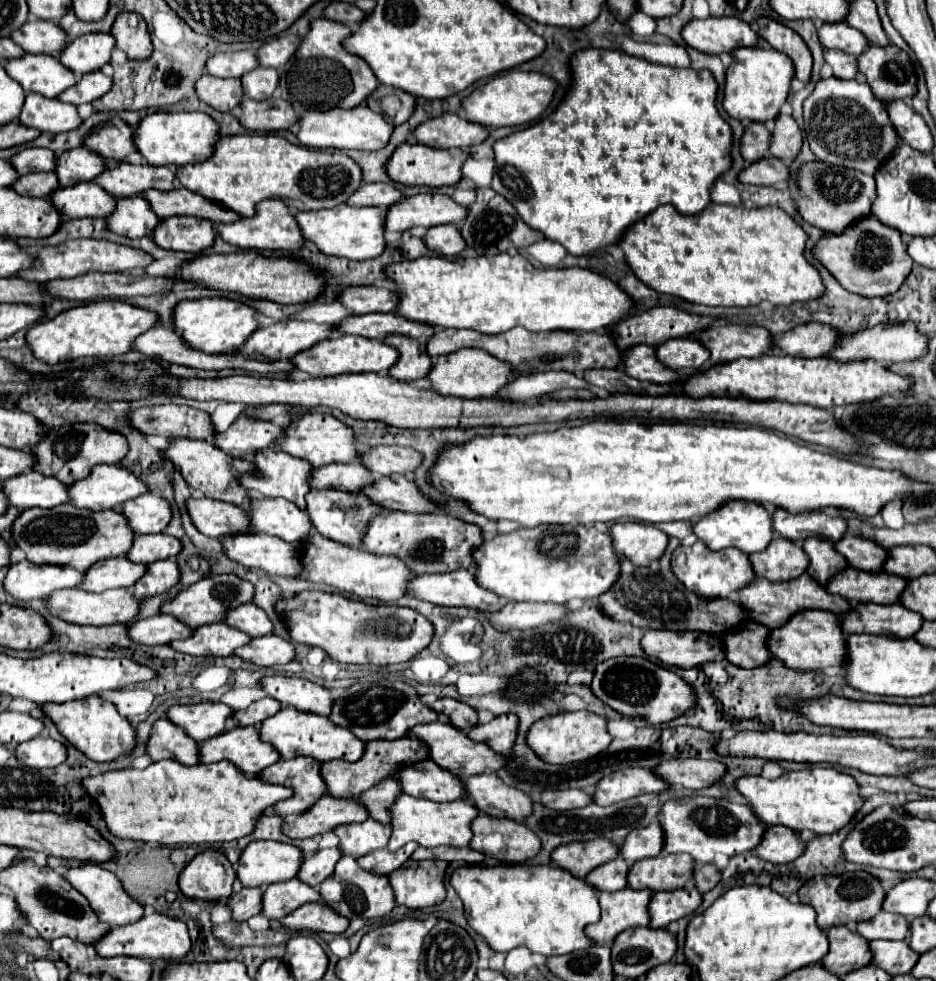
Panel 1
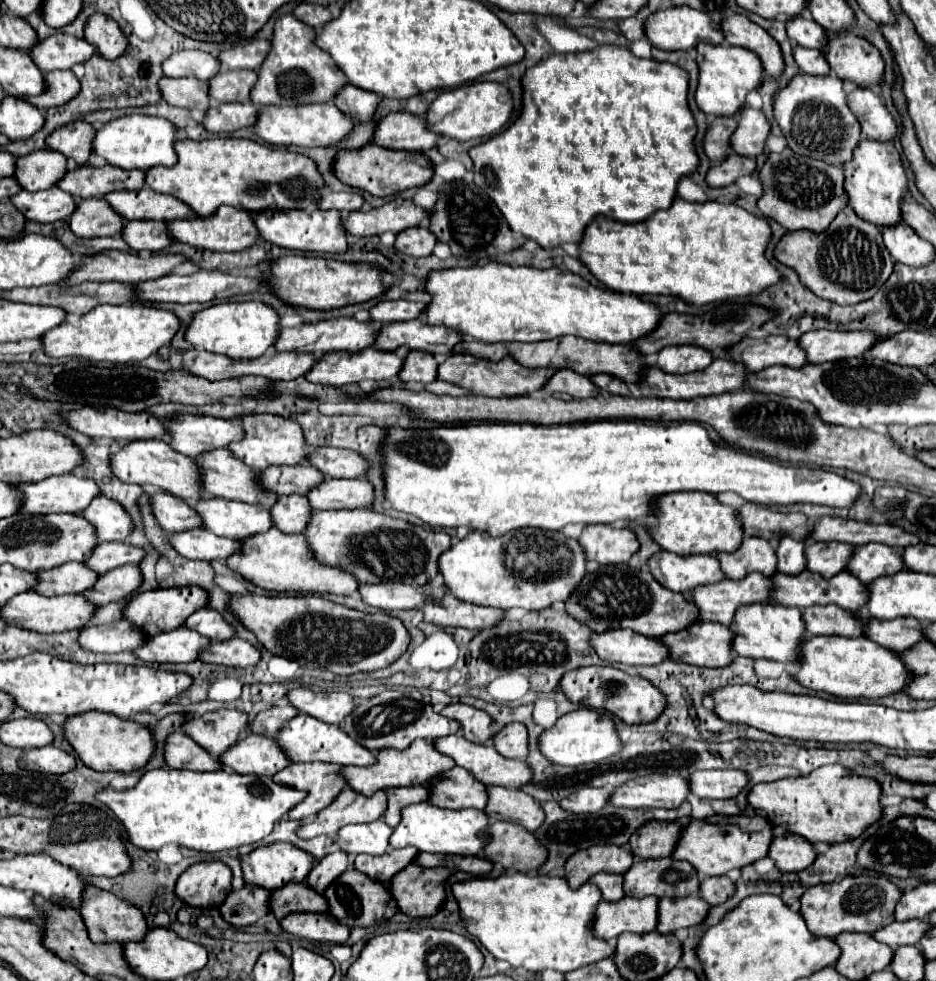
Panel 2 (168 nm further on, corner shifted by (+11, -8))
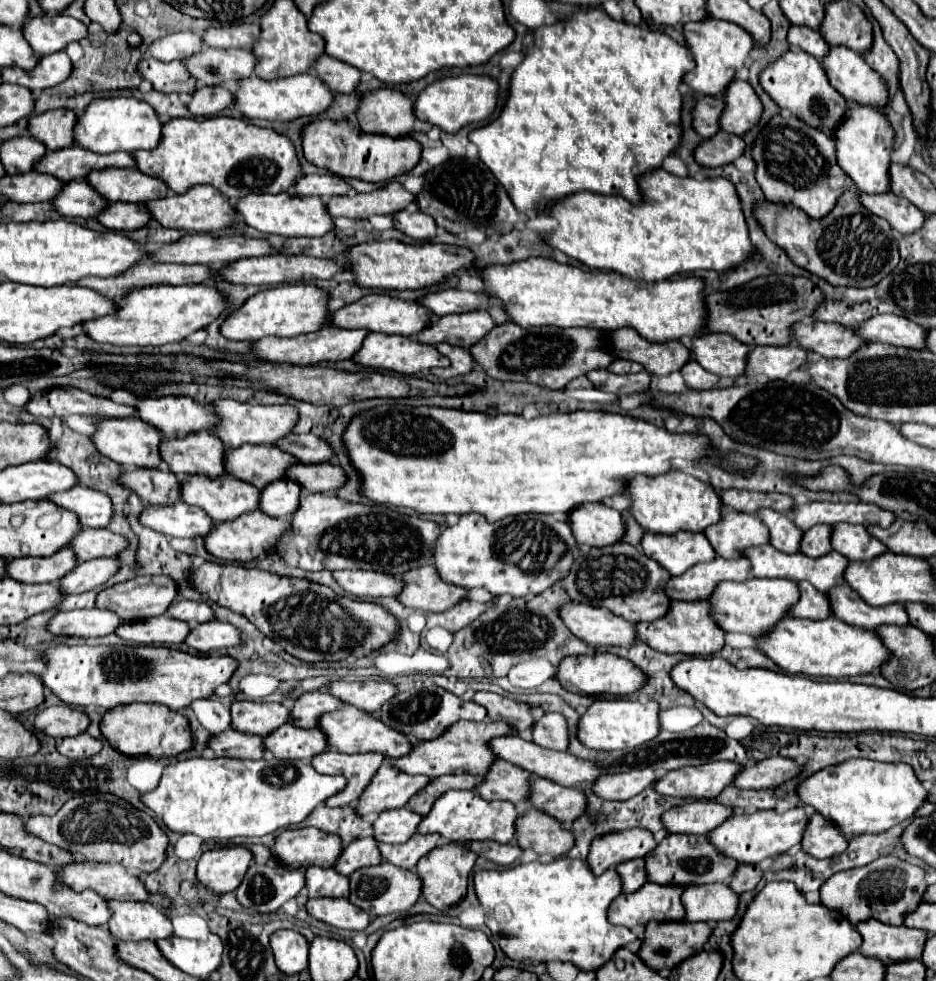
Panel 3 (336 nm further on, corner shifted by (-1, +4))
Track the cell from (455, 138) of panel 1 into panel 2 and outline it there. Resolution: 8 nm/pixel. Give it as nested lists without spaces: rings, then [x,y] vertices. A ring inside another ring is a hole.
[[[408,111],[388,113],[376,127],[374,143],[386,149],[404,149],[404,151],[430,151],[436,147],[440,135],[432,133],[426,119],[416,117]]]

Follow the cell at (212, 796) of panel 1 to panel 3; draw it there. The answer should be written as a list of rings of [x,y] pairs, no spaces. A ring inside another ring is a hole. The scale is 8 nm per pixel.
[[[192,757],[164,767],[160,785],[142,795],[142,803],[150,807],[170,831],[180,835],[192,833],[200,839],[232,839],[232,837],[262,837],[276,829],[302,823],[320,803],[340,793],[346,787],[346,777],[320,775],[310,761],[280,761],[280,759],[202,759]]]

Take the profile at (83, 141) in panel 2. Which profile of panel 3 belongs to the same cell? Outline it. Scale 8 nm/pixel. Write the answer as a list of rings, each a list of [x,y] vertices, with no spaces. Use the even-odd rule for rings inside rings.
[[[54,109],[42,115],[34,115],[28,121],[28,133],[38,139],[46,151],[72,145],[72,123],[76,115],[70,109]]]

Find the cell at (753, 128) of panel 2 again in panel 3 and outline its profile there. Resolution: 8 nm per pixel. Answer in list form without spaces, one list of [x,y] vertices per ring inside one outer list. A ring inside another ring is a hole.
[[[732,79],[732,83],[728,83],[726,91],[722,93],[722,99],[724,111],[718,121],[722,131],[744,135],[752,125],[758,123],[762,115],[762,103],[746,81]]]

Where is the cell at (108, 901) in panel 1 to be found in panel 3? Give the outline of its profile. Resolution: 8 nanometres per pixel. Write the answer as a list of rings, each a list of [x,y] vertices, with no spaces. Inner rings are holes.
[[[108,901],[112,919],[108,927],[118,941],[160,941],[174,935],[170,919],[148,903],[138,901]]]

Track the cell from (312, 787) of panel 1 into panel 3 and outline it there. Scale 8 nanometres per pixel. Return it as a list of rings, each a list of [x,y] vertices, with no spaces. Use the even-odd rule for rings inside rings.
[[[328,749],[324,755],[316,755],[312,759],[312,767],[324,775],[344,775],[348,779],[348,787],[340,791],[340,795],[328,799],[328,807],[344,807],[354,803],[362,791],[368,787],[378,767],[382,765],[384,755],[380,753],[356,753],[346,755],[336,749]]]

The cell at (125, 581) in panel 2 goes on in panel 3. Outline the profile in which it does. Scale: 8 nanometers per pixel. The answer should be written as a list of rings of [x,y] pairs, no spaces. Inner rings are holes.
[[[92,559],[78,563],[72,571],[68,571],[60,581],[58,587],[62,595],[72,595],[72,593],[84,593],[90,589],[96,589],[108,581],[118,569],[116,559]]]

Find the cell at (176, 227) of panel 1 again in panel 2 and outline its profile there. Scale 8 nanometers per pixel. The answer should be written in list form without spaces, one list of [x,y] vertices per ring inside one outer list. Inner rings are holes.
[[[128,221],[122,239],[136,251],[156,253],[172,243],[170,233],[160,233],[160,229],[168,229],[166,221]]]

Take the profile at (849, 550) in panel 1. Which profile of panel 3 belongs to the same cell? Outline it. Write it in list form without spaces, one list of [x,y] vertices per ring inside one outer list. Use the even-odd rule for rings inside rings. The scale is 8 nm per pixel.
[[[814,525],[812,529],[808,529],[800,541],[800,553],[808,555],[808,557],[820,557],[826,555],[832,547],[830,547],[830,533],[832,527],[830,525]]]

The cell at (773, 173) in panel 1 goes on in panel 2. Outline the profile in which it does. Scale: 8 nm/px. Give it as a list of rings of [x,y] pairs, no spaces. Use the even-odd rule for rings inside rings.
[[[730,153],[720,165],[712,167],[706,175],[706,183],[710,187],[728,187],[732,183],[736,183],[736,179],[744,177],[744,175],[752,175],[756,171],[756,161]]]

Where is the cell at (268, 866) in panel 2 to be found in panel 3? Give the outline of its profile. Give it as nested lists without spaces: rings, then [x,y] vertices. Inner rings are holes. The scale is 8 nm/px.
[[[314,827],[288,829],[278,837],[272,853],[292,869],[306,869],[310,865],[334,867],[342,853],[342,839],[336,833],[324,833]]]

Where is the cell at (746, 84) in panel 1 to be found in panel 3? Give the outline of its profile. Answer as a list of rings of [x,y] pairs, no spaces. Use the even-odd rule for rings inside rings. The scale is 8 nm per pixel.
[[[714,17],[696,23],[686,23],[682,27],[682,33],[686,39],[686,47],[692,51],[696,61],[696,67],[688,75],[684,75],[682,81],[698,95],[722,95],[724,87],[734,79],[734,69],[746,65],[754,41],[740,25]]]

